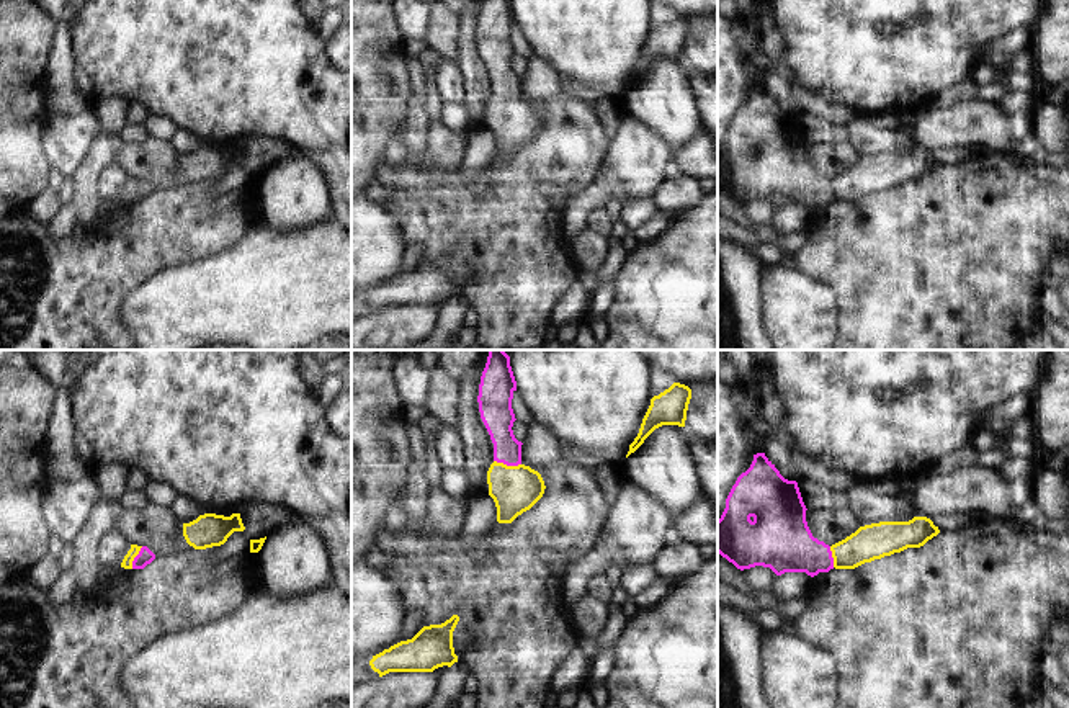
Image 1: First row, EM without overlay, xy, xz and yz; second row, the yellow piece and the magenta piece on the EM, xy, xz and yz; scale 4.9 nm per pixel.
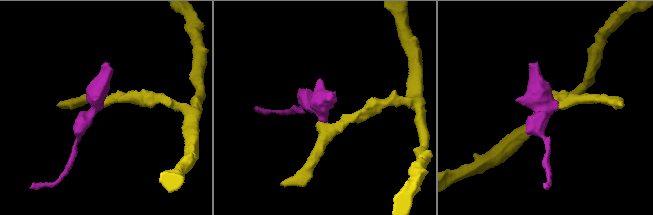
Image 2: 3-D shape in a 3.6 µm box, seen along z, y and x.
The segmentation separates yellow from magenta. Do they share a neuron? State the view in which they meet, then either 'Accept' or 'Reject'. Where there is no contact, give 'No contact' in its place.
Touches yellow in xz. Accept

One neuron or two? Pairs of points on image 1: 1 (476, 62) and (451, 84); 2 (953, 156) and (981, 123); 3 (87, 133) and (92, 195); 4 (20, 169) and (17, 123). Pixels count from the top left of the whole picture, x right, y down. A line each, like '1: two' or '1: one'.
1: two
2: two
3: two
4: one

